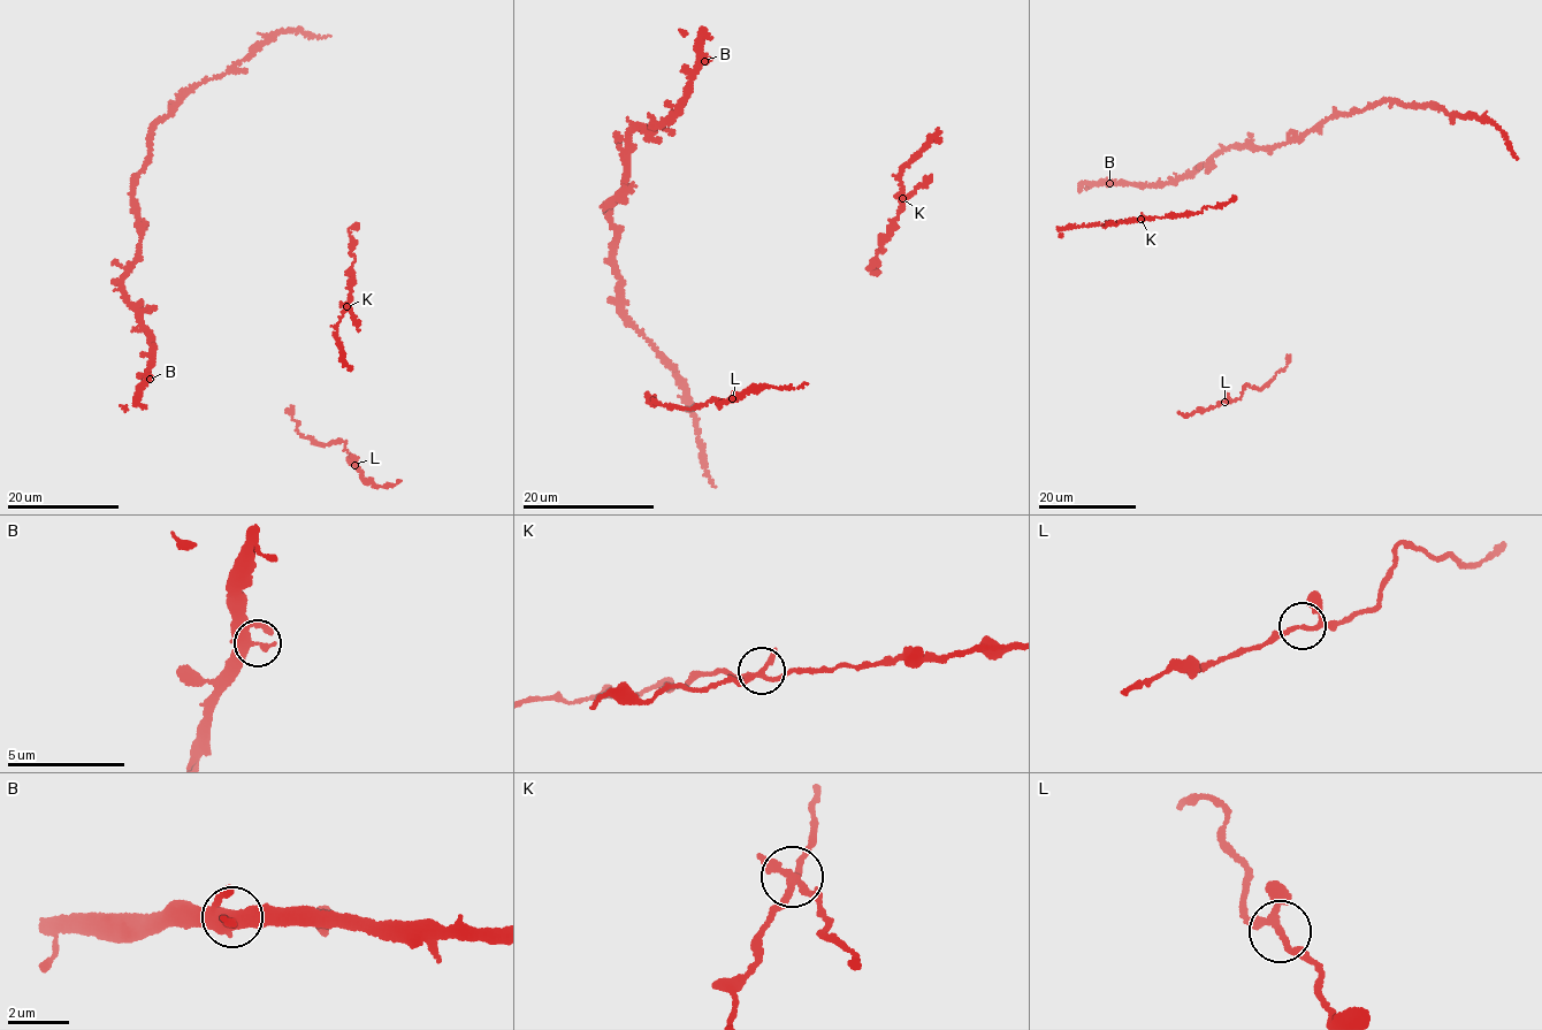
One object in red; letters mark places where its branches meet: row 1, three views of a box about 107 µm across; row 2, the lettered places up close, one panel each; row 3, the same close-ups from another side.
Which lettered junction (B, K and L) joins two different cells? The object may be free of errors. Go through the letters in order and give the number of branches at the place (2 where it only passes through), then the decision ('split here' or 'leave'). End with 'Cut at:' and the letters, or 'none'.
B: 4 | leave
K: 4 | split here
L: 3 | leave
Cut at: K

